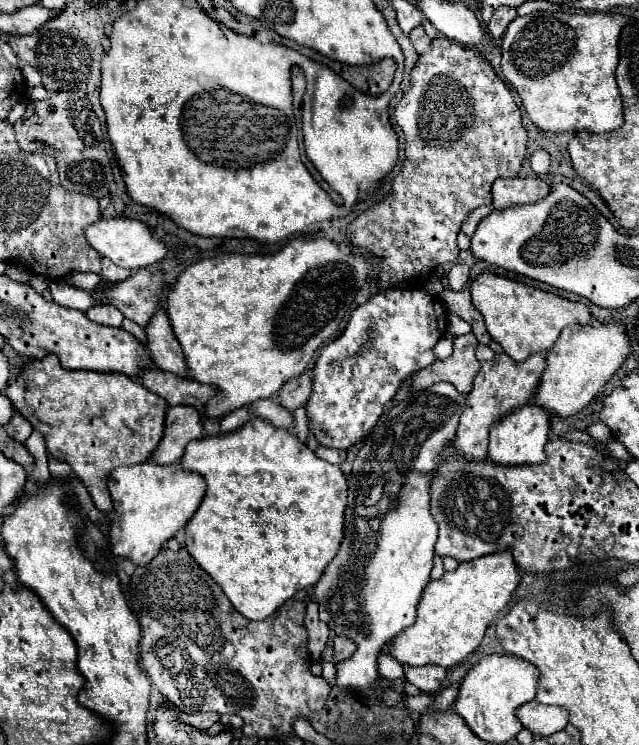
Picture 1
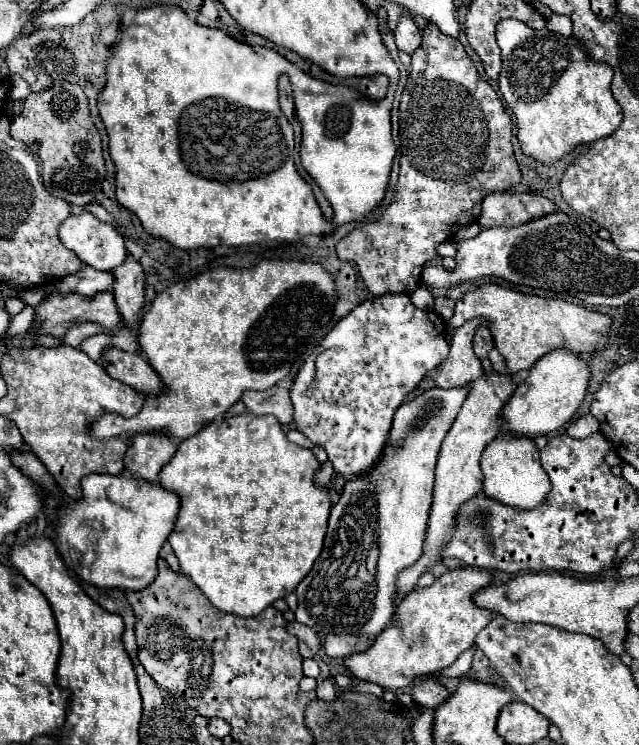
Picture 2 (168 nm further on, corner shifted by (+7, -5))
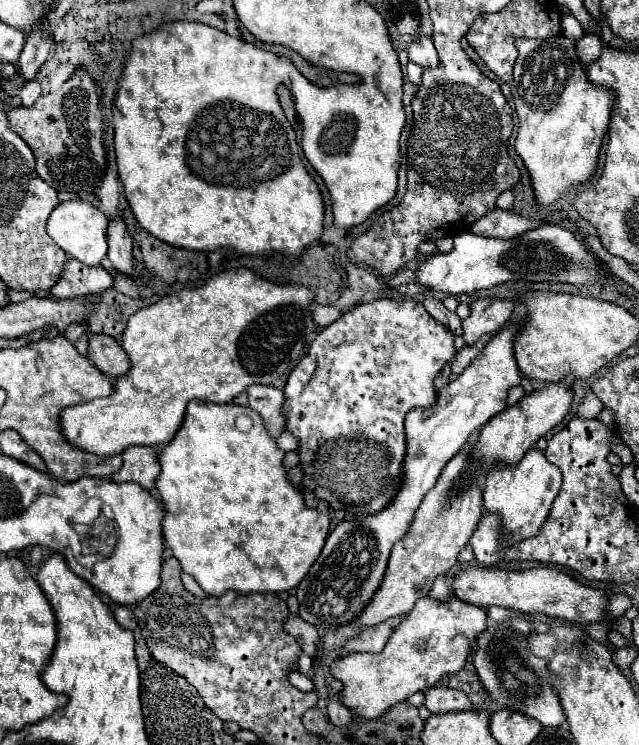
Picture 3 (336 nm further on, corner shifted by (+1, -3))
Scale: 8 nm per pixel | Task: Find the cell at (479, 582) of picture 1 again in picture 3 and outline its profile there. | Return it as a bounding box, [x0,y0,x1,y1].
[331,594,485,720]

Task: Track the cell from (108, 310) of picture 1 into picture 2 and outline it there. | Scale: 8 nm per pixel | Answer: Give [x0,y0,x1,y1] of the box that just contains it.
[63,322,105,348]

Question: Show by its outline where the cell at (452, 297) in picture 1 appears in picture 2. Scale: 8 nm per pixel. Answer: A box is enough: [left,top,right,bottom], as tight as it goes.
[473,328,495,360]

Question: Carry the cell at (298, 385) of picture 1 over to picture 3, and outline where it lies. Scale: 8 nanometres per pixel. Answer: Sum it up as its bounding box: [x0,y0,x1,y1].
[247,386,287,438]

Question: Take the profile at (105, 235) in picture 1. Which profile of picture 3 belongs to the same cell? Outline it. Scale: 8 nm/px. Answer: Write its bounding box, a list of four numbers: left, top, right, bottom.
[47,202,109,266]

